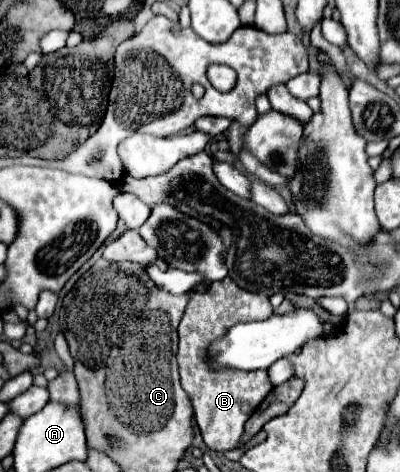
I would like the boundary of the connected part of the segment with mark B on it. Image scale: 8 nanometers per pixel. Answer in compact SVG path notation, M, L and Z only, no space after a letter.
M225 277L223 281L211 283L209 291L195 291L179 323L177 361L181 385L193 401L195 421L203 441L213 451L229 451L239 447L245 421L273 389L273 383L269 381L267 371L209 371L209 367L205 367L205 347L209 347L213 339L219 339L229 327L247 321L261 321L269 315L273 315L273 307L267 295L253 295Z

